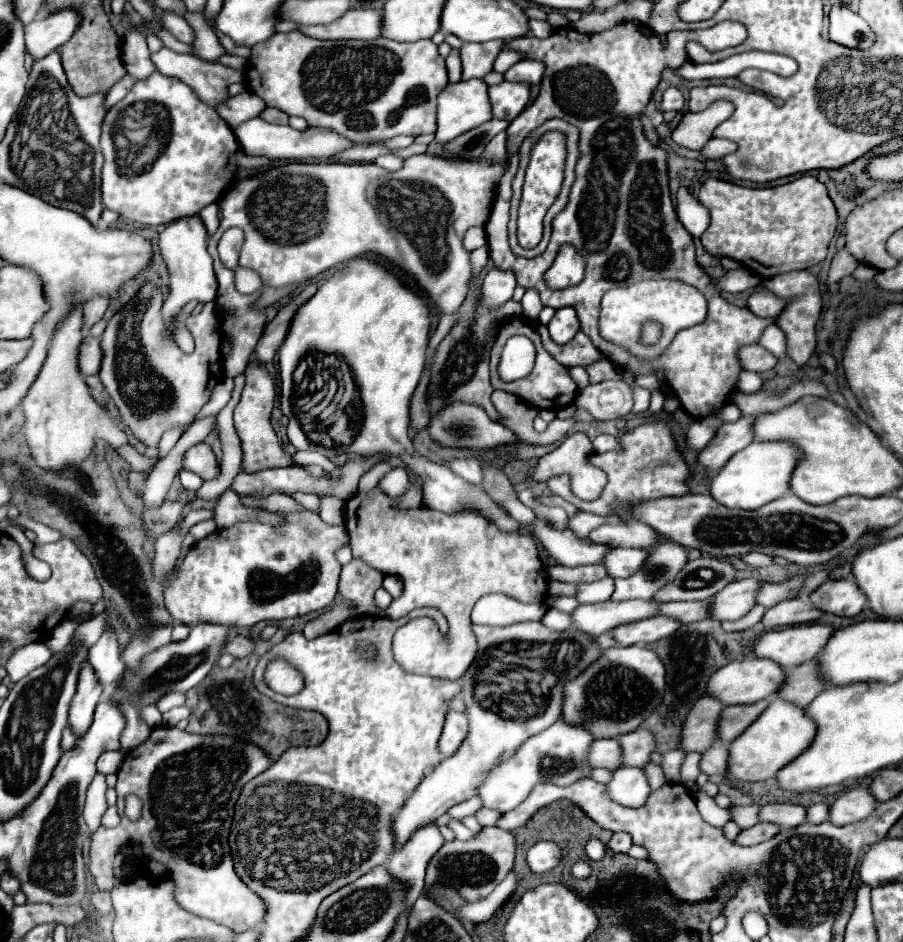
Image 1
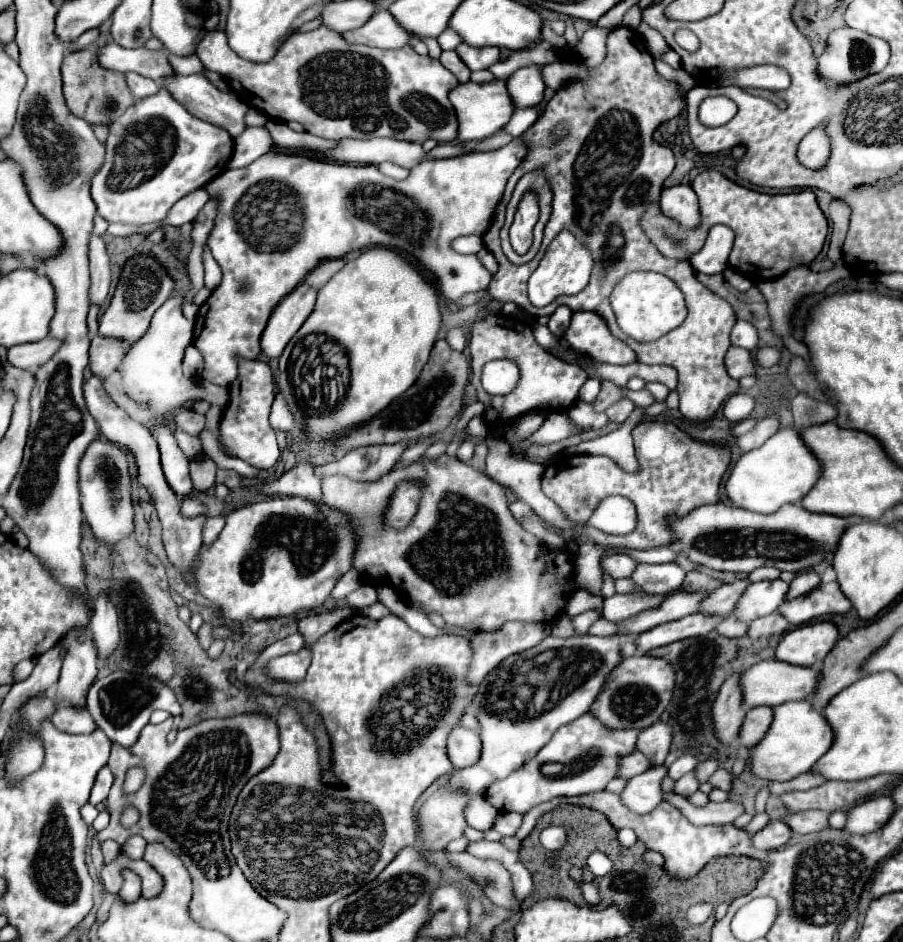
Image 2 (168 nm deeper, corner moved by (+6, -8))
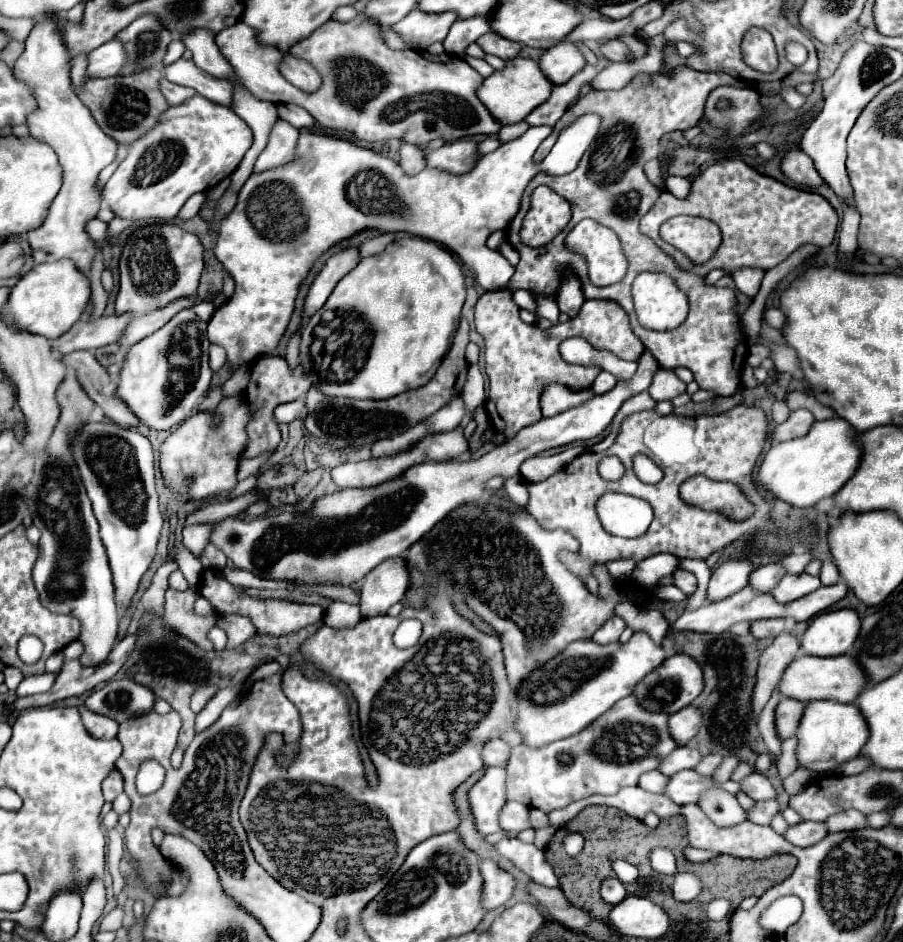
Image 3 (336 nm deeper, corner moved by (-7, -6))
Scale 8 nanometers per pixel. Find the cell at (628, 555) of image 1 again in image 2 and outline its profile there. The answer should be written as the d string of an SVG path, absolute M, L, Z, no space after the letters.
M640 563L632 571L630 579L638 583L638 587L642 587L646 593L668 593L682 585L684 575L684 569L680 569L676 563Z

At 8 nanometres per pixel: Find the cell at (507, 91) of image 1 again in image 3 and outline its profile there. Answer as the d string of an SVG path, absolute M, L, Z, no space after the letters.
M563 41L563 43L557 43L555 47L547 49L545 55L541 57L539 65L541 65L543 73L555 85L561 85L561 83L567 83L575 73L579 73L587 65L587 61L585 61L585 55L581 53L581 49L577 47L577 43Z

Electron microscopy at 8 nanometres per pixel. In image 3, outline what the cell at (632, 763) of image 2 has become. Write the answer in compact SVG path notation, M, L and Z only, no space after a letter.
M679 747L667 759L663 759L663 763L659 765L659 771L663 771L665 775L675 775L683 769L695 767L701 759L703 759L701 751L691 749L691 747Z

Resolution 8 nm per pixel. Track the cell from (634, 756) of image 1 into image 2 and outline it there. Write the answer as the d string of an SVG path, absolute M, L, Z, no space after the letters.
M656 721L654 725L640 731L638 741L636 741L636 749L648 757L652 767L660 767L668 755L670 743L672 743L670 727Z

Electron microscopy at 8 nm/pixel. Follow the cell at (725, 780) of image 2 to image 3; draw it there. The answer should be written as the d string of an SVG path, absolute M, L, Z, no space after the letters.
M753 773L753 775L745 777L745 779L741 781L741 787L743 787L743 791L745 791L751 799L755 799L755 801L767 801L767 799L775 799L775 797L777 797L775 787L773 787L771 781L769 781L765 775L761 775L761 773Z

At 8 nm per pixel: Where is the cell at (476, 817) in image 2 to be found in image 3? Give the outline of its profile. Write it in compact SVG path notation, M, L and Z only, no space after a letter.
M509 801L503 807L503 815L501 815L501 827L509 833L519 833L523 829L531 829L531 821L529 821L529 807Z

